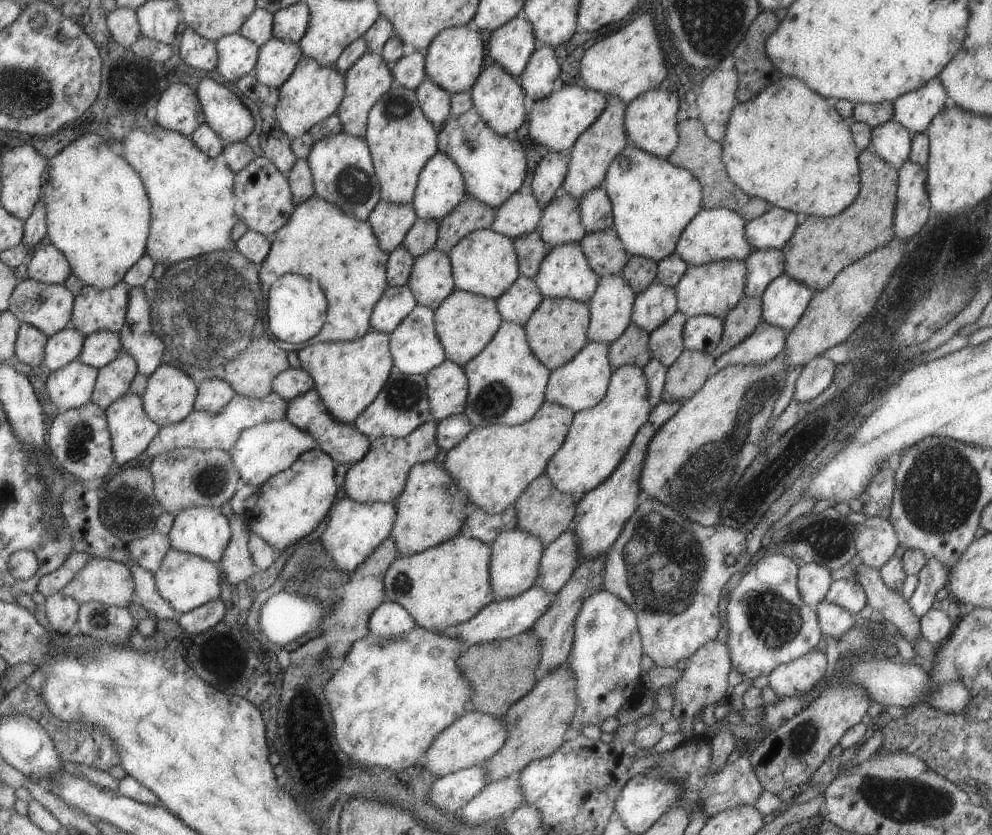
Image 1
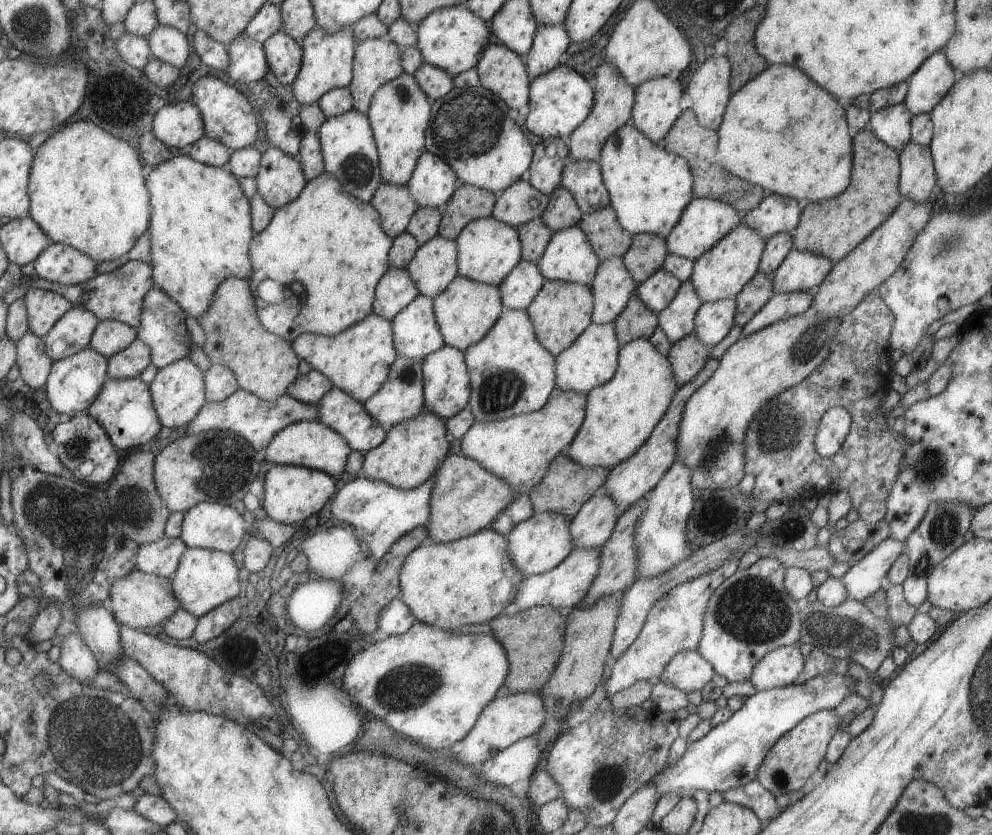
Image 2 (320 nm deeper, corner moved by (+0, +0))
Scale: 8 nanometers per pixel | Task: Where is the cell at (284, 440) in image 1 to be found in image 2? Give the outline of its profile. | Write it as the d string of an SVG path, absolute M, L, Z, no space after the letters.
M317 420L288 424L285 428L276 432L275 436L272 436L271 442L259 456L273 462L273 465L307 467L311 470L326 472L329 476L337 479L341 472L345 470L345 460L347 460L349 452L350 448L345 439Z

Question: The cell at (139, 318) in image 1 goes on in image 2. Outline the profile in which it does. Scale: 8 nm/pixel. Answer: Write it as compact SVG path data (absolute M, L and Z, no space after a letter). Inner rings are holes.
M157 286L151 287L143 297L143 310L140 314L139 326L136 328L136 337L142 340L150 348L150 363L160 369L176 360L187 357L193 346L191 337L185 329L185 319L188 314L173 303L170 296L167 296ZM157 304L158 311L146 310L150 305Z

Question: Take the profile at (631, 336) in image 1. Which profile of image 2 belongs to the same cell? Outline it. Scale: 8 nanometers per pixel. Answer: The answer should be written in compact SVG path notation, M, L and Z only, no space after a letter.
M635 292L630 296L625 308L614 318L613 323L617 340L622 347L630 340L649 338L658 326L658 316L641 302Z

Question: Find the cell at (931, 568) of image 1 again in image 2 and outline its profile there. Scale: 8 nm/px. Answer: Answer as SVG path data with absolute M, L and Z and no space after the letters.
M930 500L919 524L909 533L905 542L908 554L908 575L902 582L907 604L918 606L926 600L926 580L931 569L963 544L963 533L967 532L974 508L963 501Z

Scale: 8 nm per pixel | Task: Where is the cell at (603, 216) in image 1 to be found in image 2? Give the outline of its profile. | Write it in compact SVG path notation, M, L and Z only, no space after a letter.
M565 158L559 185L571 193L583 215L609 205L598 161Z

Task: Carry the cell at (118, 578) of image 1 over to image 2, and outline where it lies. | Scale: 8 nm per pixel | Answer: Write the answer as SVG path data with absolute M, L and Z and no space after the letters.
M137 570L112 582L106 606L119 624L140 630L145 626L149 628L149 626L161 624L175 614L177 609L181 609L179 601L173 594L172 582L169 579Z

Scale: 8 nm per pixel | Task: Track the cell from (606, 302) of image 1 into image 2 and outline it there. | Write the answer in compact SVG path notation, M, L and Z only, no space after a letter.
M611 257L602 260L590 286L593 297L592 322L598 325L613 322L614 318L625 308L630 296L636 292L636 285L636 282L627 272L621 257Z

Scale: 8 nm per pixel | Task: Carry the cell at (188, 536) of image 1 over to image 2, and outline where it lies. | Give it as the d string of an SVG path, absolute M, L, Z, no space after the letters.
M199 503L184 512L179 539L186 547L231 553L247 525L232 505Z

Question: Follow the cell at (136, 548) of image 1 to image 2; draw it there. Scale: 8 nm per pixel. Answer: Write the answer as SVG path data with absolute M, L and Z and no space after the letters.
M165 536L141 545L134 558L136 570L171 580L185 549L181 539L168 539Z

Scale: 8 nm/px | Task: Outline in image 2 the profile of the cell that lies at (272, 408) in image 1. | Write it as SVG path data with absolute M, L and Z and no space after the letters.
M238 388L223 400L217 402L205 401L197 411L195 418L189 421L187 429L189 435L209 429L234 432L236 435L243 437L260 454L264 448L267 448L272 436L275 436L276 432L279 432L288 424L317 420L318 412L315 405L303 404L299 400L291 398L287 392L277 397L275 401L264 401L255 394Z

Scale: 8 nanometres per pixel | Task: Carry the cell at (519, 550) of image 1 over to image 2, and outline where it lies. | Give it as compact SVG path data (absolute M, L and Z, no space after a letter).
M553 511L533 513L527 520L518 522L506 536L508 554L514 567L524 576L555 568L573 548L569 523L565 515Z

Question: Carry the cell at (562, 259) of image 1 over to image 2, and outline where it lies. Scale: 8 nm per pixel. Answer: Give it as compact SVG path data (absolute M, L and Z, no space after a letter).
M578 225L562 228L552 233L543 254L537 260L539 272L545 279L567 281L590 287L597 272L600 260L594 253L584 232Z

